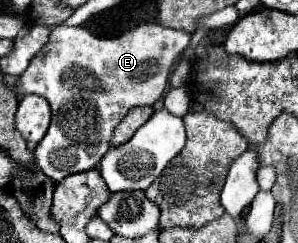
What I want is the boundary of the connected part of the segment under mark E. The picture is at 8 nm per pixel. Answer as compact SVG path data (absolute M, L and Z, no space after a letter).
M140 25L136 29L126 31L120 37L104 39L92 35L84 27L54 27L48 43L40 49L40 53L32 59L30 67L18 77L16 87L22 93L36 93L50 103L52 123L46 137L38 143L34 151L34 159L38 167L52 179L60 181L68 175L82 173L94 169L100 159L106 155L110 147L112 131L120 125L124 115L138 105L154 105L162 93L166 91L166 81L172 65L182 57L184 49L190 43L190 33L168 29L162 25Z

